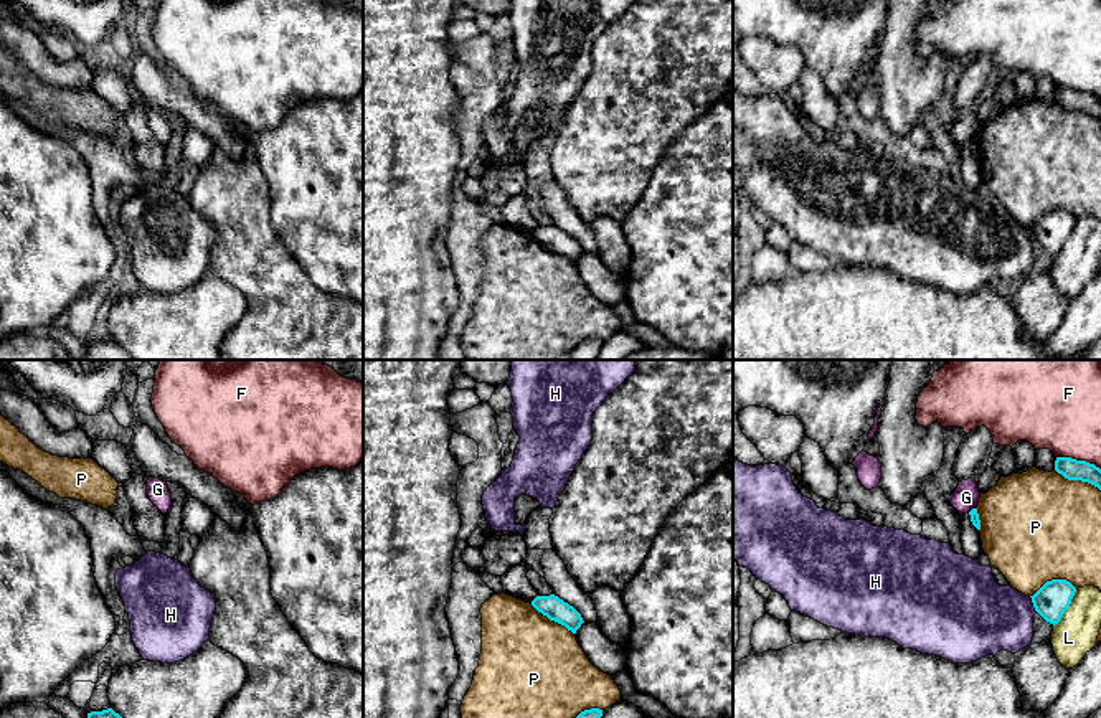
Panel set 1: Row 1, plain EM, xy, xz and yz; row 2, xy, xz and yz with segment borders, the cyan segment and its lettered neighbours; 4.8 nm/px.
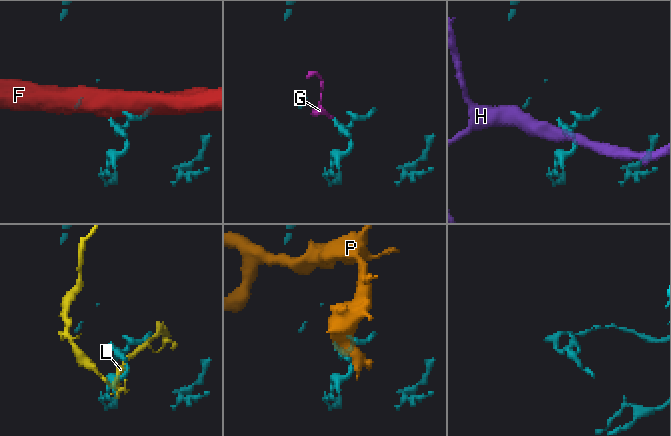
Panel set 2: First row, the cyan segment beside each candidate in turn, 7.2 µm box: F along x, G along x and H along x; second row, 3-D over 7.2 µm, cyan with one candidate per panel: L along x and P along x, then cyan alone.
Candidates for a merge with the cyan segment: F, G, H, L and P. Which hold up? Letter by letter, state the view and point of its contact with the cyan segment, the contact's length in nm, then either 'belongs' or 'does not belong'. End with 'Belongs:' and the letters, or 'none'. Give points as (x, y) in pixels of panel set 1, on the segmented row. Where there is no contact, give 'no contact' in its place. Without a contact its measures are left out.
F: meets cyan in yz at (1078, 461); contact 220 nm long; does not belong
G: meets cyan in yz at (971, 510); contact 40 nm long; does not belong
H: meets cyan in yz at (1034, 604); contact 90 nm long; does not belong
L: meets cyan in yz at (1068, 606); contact 220 nm long; does not belong
P: meets cyan in yz at (1053, 580); contact 240 nm long; does not belong
Belongs: none

